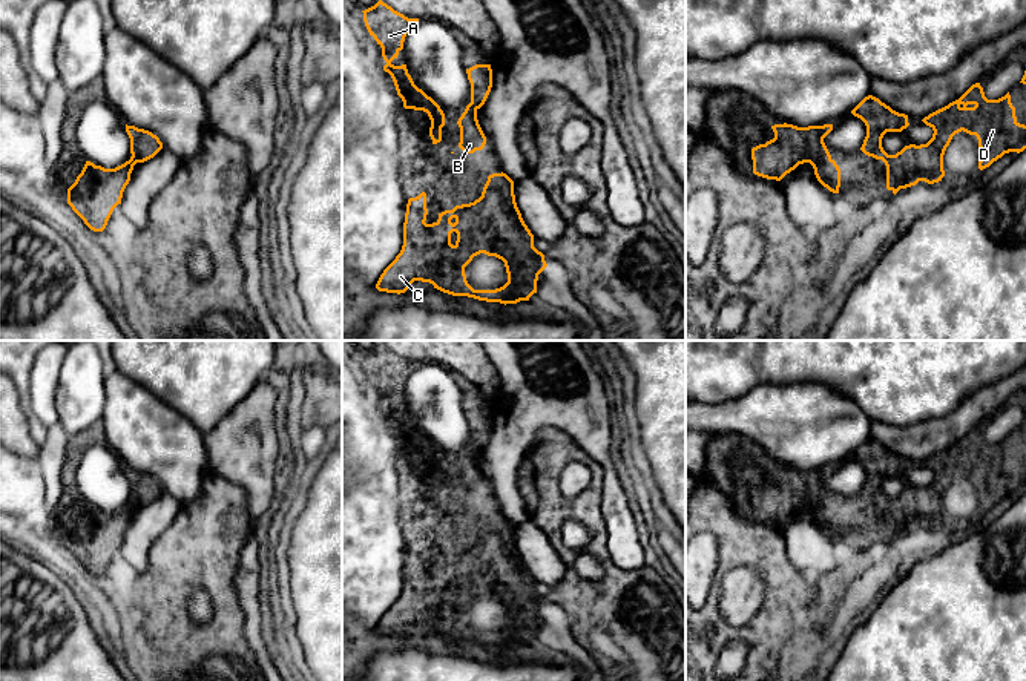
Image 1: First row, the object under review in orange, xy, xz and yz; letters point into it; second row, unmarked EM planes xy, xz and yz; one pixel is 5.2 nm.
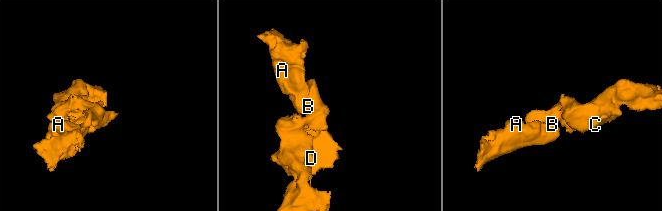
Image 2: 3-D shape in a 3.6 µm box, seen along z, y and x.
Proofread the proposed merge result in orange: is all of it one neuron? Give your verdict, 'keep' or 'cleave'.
keep

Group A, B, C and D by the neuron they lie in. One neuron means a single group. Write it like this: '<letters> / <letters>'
A B C D

